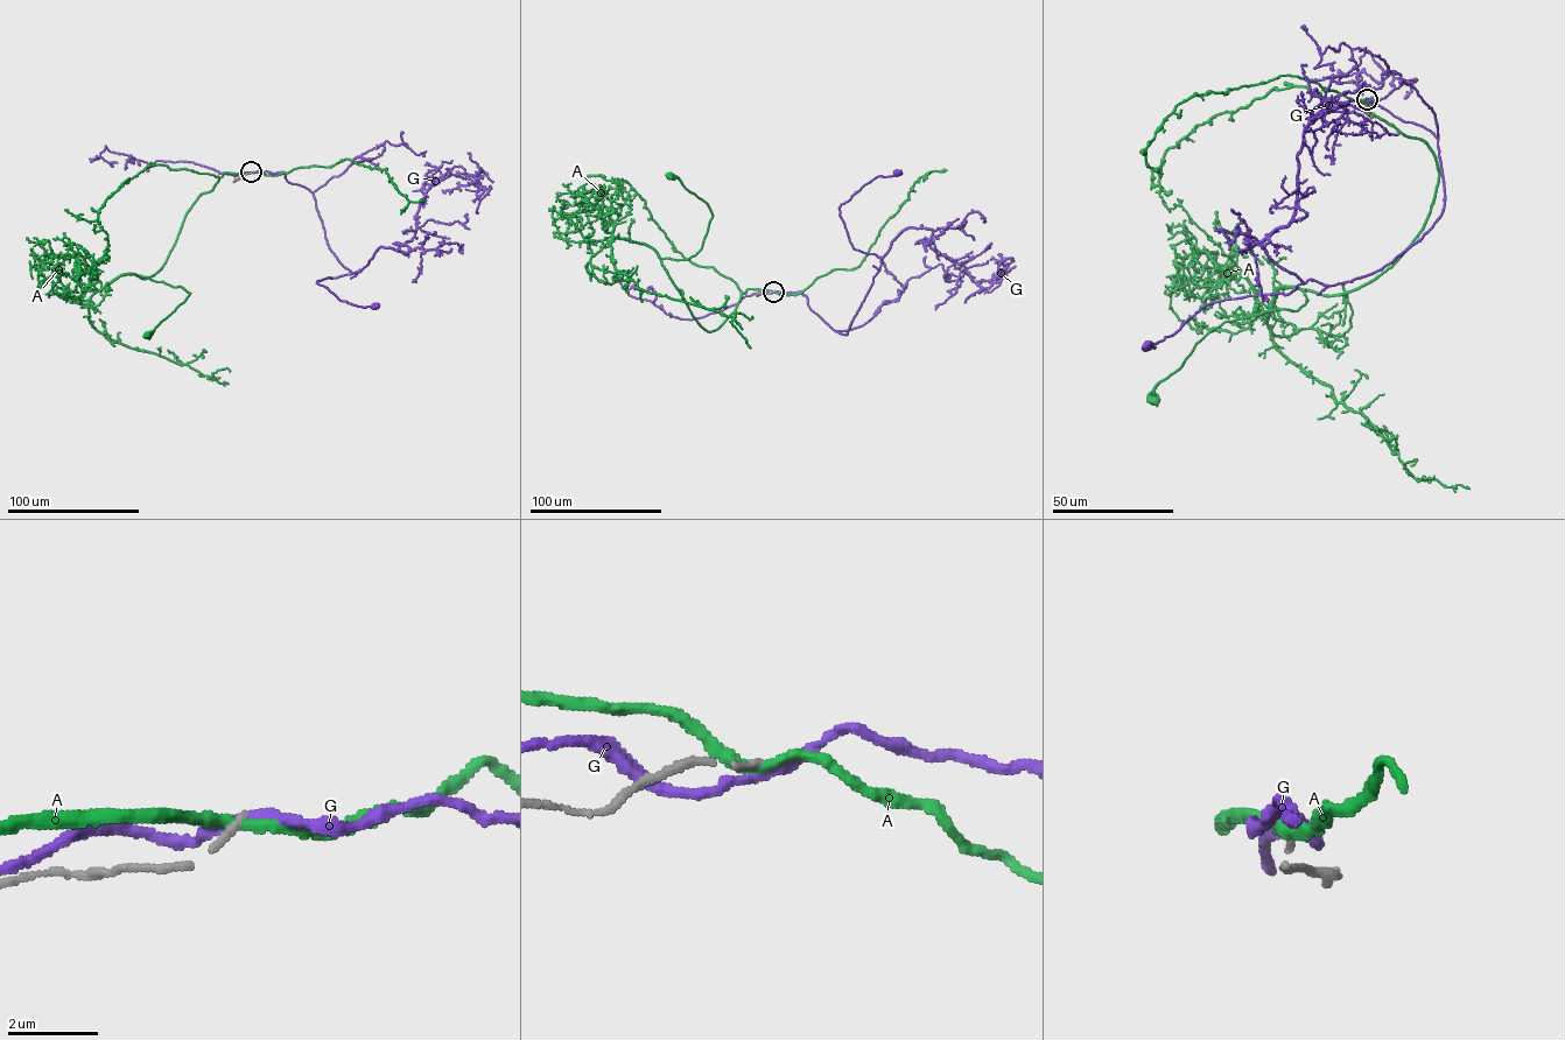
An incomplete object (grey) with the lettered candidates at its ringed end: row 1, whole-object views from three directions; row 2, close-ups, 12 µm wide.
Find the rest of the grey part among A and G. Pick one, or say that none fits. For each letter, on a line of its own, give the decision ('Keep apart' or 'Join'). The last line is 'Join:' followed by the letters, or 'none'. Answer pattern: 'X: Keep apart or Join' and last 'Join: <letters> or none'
A: Keep apart
G: Keep apart
Join: none

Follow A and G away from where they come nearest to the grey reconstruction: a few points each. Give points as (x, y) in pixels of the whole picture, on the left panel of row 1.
A: (251, 173), (224, 173), (188, 211), (161, 268), (146, 279), (138, 275), (181, 287), (190, 293), (147, 335)
G: (251, 171), (282, 171), (313, 194), (329, 247), (345, 268), (359, 271), (316, 282), (339, 300), (374, 306)

